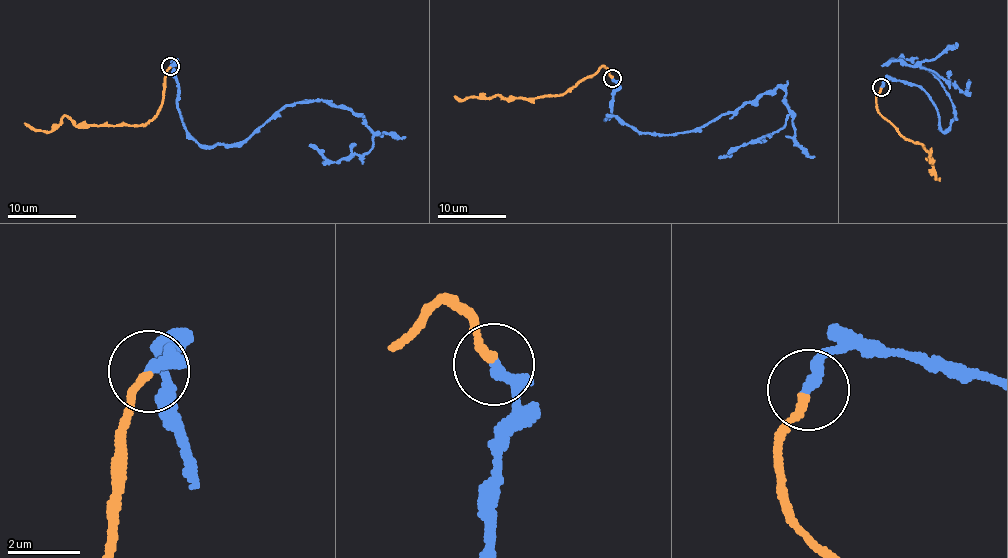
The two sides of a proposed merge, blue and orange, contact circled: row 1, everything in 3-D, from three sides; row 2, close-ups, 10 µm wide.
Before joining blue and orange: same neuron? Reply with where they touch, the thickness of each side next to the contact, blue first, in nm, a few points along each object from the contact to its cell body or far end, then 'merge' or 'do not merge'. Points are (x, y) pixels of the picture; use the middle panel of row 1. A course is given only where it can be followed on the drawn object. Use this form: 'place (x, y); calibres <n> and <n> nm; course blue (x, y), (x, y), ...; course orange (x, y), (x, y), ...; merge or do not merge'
place (612, 78); calibres 340 and 200 nm; course blue (613, 78), (605, 120), (610, 114), (644, 133), (675, 135), (781, 87), (786, 125), (718, 158); course orange (612, 77), (604, 65), (563, 94), (504, 99), (494, 96), (454, 96); merge

